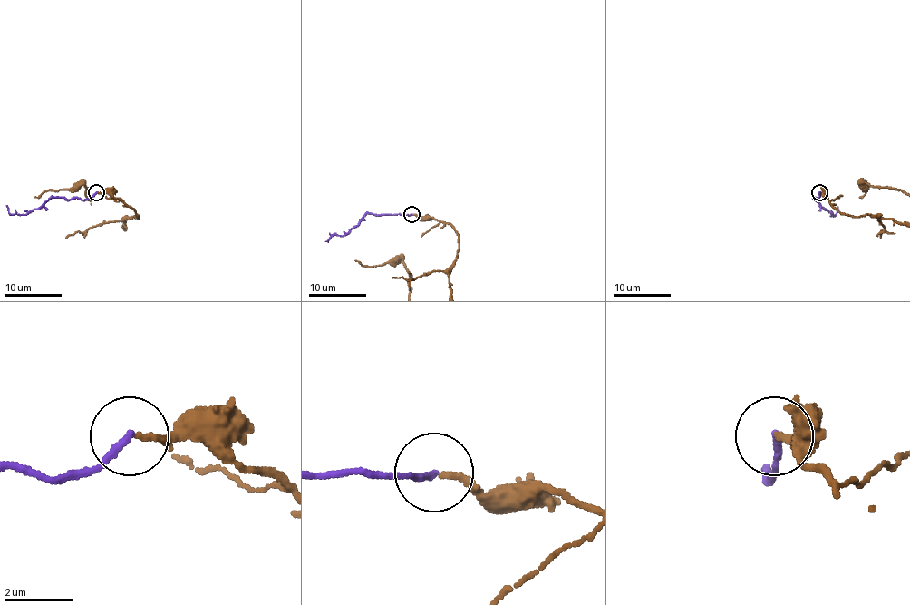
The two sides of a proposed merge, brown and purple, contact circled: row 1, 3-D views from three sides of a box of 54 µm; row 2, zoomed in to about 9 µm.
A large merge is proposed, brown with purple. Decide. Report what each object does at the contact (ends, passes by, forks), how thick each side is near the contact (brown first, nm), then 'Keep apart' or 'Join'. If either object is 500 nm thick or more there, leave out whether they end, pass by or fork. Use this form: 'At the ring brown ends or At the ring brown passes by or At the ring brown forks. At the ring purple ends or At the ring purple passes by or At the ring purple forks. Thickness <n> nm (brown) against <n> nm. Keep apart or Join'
At the ring brown ends. At the ring purple ends. Thickness 170 nm (brown) against 200 nm. Join

